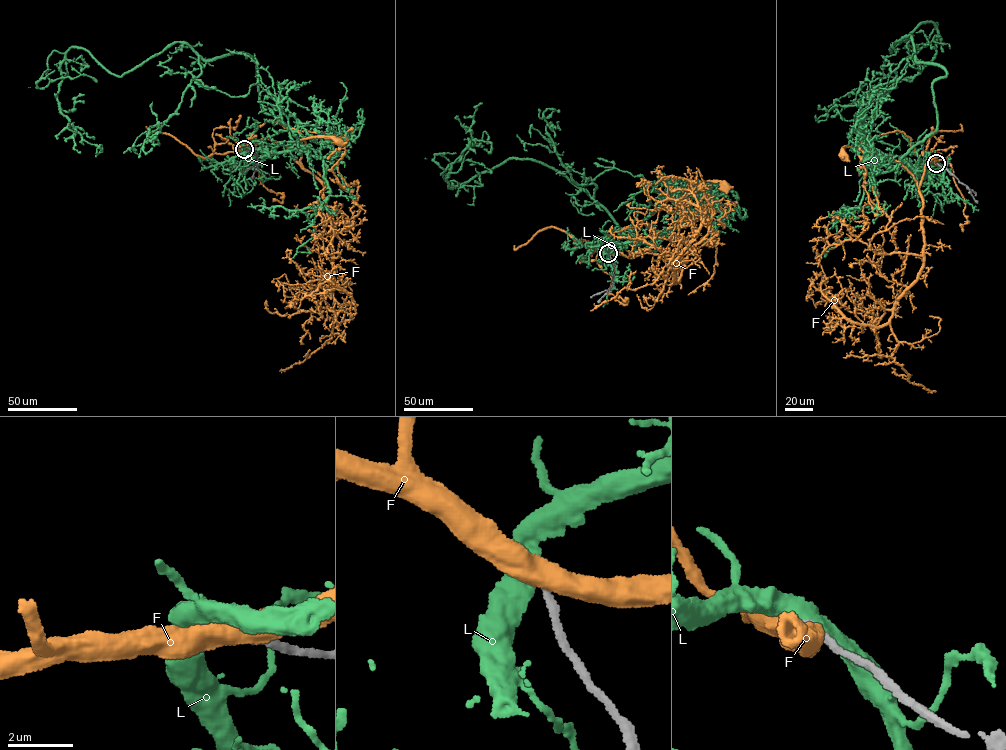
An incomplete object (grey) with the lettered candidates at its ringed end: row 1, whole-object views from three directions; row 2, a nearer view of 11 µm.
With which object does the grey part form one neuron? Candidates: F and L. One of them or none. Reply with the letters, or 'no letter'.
no letter

